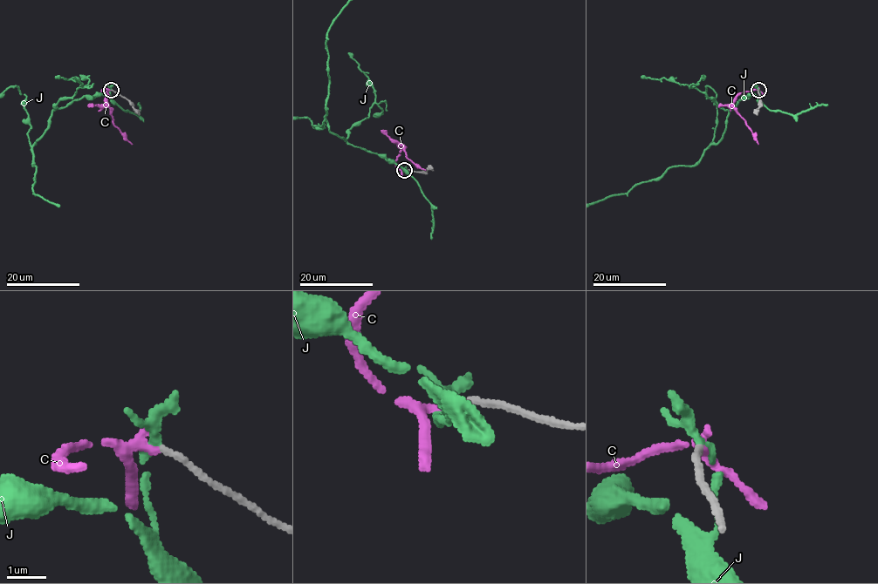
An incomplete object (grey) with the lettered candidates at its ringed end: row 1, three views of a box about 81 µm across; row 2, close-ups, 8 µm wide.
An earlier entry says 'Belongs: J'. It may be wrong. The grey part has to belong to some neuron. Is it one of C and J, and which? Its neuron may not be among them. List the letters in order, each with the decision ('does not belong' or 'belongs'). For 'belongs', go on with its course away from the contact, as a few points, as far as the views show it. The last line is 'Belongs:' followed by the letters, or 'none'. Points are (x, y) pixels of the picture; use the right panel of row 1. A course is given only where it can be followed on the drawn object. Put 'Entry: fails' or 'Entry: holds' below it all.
C: belongs; it runs (757, 90), (737, 94), (733, 105), (758, 144)
J: does not belong
Belongs: C
Entry: fails

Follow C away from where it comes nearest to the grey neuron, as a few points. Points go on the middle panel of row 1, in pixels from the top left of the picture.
C: (404, 169), (398, 168), (396, 159), (401, 145), (413, 163), (425, 170)

